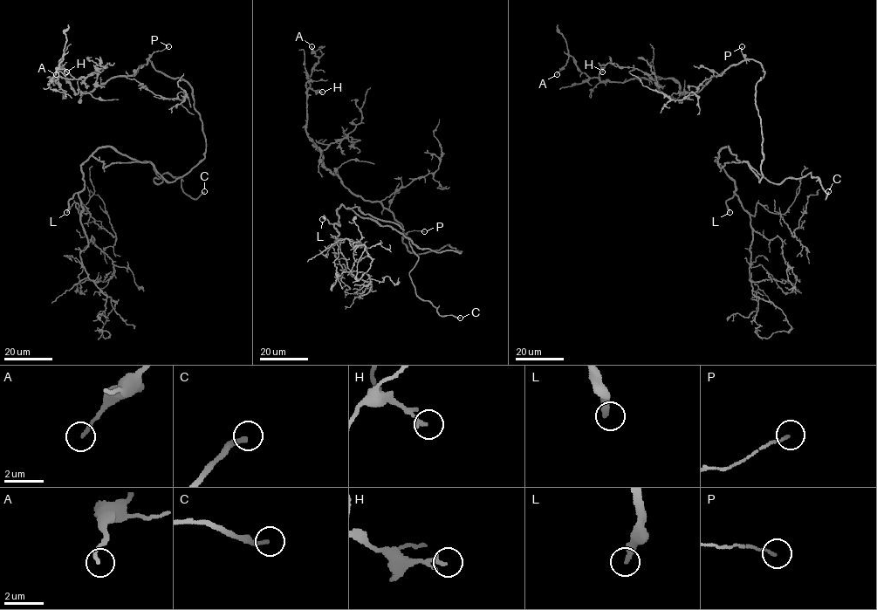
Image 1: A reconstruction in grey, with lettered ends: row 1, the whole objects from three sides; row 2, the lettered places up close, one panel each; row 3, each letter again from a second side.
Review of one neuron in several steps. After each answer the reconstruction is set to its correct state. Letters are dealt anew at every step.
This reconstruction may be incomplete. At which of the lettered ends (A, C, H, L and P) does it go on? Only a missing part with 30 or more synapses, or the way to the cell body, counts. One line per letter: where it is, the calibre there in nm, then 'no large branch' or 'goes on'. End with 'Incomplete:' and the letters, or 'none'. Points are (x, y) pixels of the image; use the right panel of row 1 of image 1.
A: place (557, 74); calibre 150 nm; no large branch
C: place (828, 191); calibre 200 nm; goes on
H: place (602, 71); calibre 180 nm; no large branch
L: place (729, 212); calibre 300 nm; goes on
P: place (742, 46); calibre 120 nm; no large branch
Incomplete: C, L

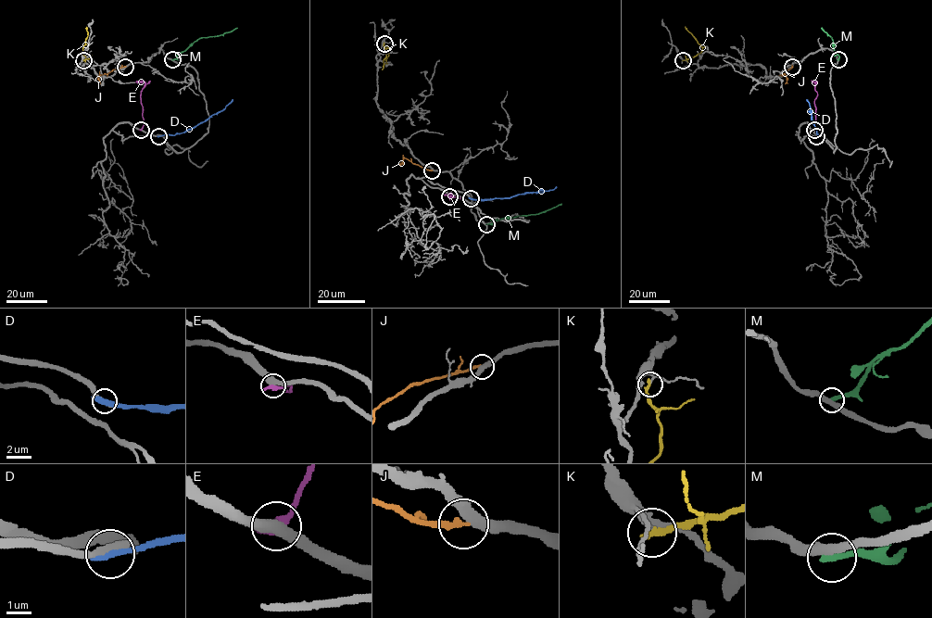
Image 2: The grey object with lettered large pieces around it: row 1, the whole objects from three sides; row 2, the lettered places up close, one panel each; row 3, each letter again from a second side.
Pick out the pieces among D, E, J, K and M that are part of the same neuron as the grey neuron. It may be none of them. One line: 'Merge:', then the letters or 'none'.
Merge: none

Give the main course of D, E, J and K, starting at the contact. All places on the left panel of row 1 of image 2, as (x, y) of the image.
D: (159, 136), (184, 132), (221, 111), (232, 99)
E: (141, 129), (144, 124), (141, 92), (144, 82), (135, 81)
J: (125, 67), (99, 75), (100, 84)
K: (84, 60), (86, 26)

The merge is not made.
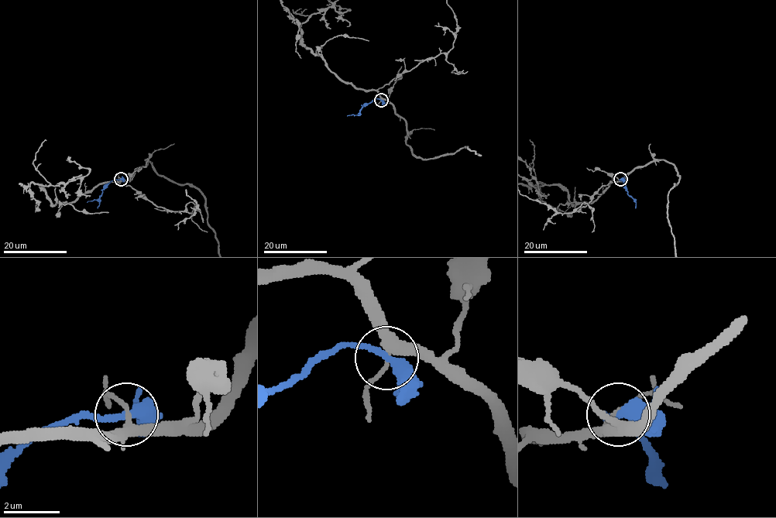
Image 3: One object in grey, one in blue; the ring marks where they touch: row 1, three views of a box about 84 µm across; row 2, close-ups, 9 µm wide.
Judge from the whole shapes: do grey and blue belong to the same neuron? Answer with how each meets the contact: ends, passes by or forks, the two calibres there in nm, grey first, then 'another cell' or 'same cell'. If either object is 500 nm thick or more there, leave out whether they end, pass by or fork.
grey forks; blue passes by; calibres 180 and 320 nm; another cell

